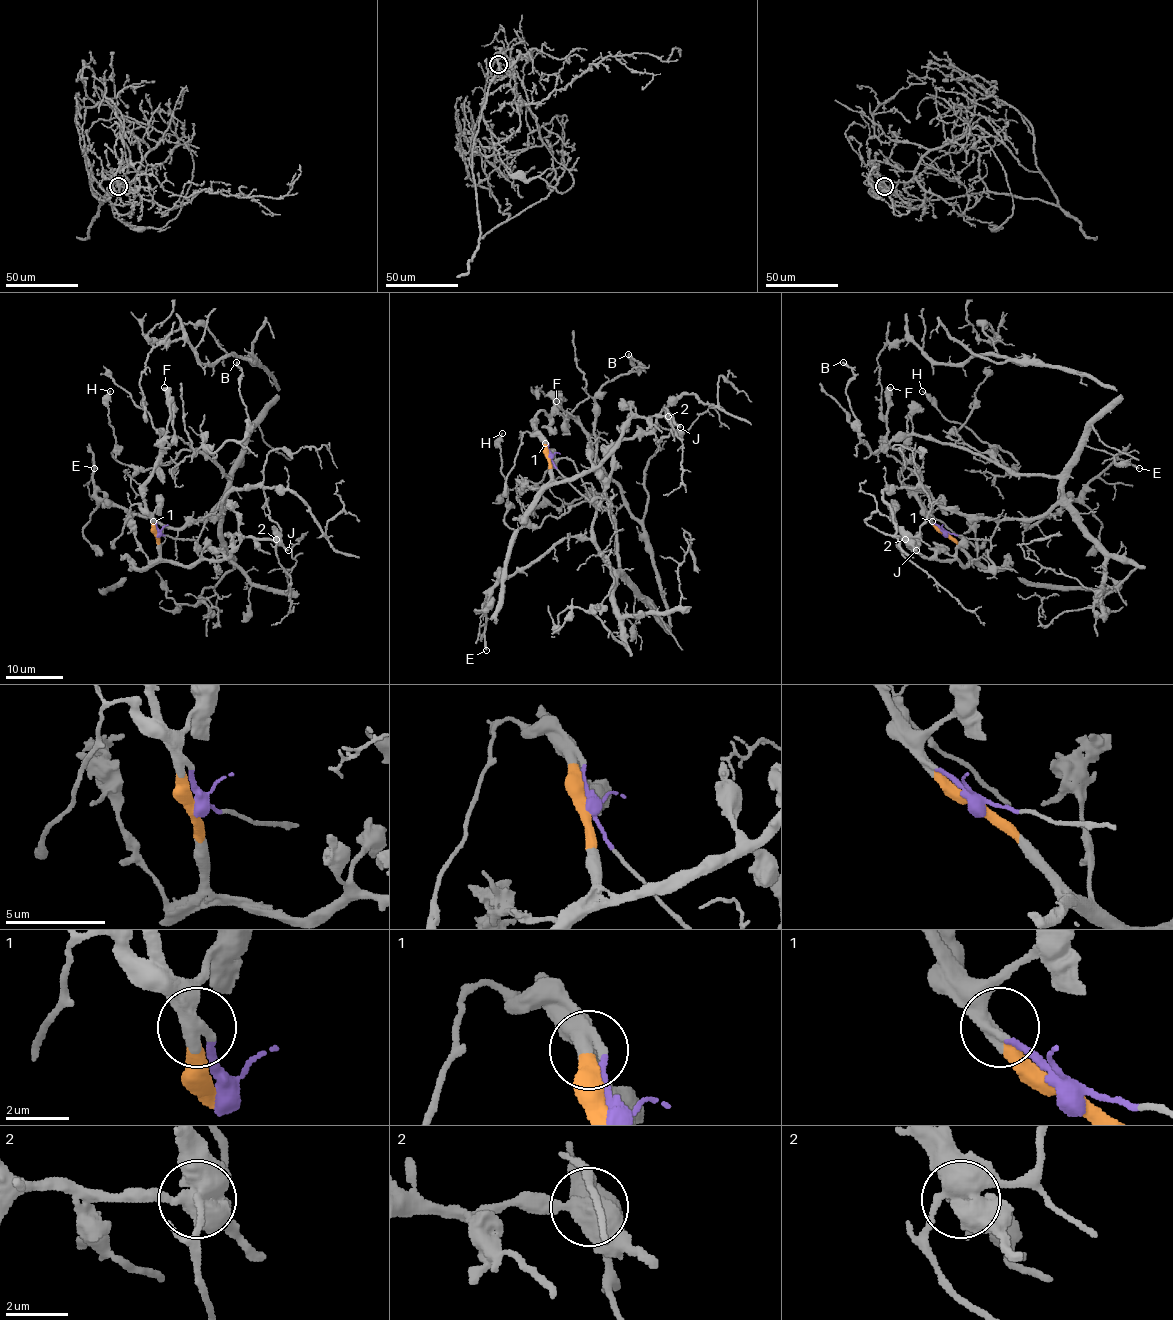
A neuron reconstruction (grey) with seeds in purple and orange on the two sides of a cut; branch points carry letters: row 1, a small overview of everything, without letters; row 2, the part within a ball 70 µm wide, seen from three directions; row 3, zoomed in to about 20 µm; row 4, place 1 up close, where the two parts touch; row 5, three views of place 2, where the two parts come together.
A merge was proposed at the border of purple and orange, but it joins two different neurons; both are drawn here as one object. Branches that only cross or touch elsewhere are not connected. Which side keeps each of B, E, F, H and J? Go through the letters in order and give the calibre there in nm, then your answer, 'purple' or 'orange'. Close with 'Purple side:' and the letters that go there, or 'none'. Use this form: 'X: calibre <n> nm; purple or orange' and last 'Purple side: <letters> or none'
B: calibre 280 nm; purple
E: calibre 240 nm; purple
F: calibre 550 nm; orange
H: calibre 120 nm; purple
J: calibre 280 nm; orange
Purple side: B, E, H

